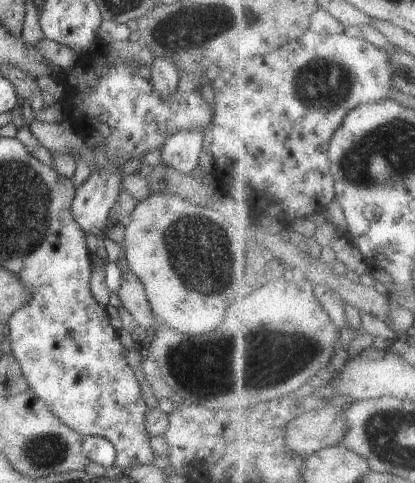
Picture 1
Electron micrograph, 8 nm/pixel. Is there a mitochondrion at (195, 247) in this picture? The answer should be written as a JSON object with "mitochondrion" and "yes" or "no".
{"mitochondrion":"yes"}

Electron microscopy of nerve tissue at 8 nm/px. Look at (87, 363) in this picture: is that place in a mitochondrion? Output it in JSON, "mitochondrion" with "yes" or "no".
{"mitochondrion":"no"}

